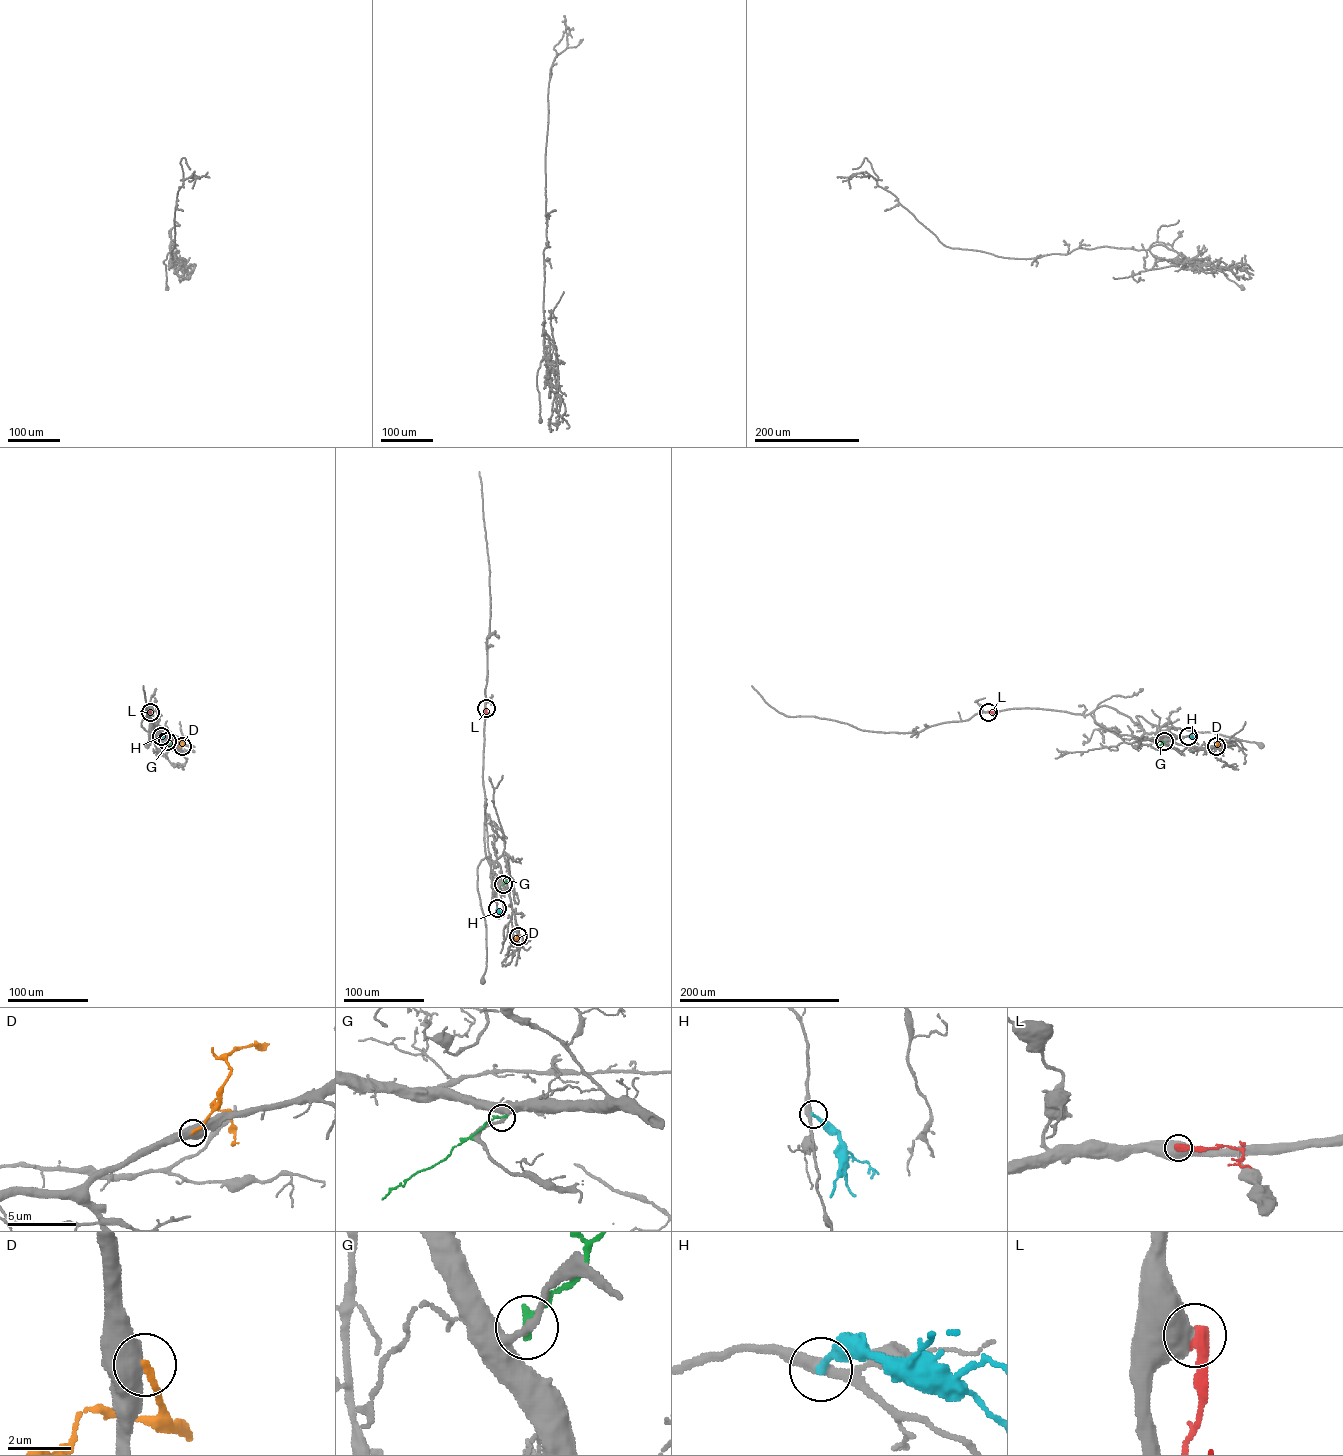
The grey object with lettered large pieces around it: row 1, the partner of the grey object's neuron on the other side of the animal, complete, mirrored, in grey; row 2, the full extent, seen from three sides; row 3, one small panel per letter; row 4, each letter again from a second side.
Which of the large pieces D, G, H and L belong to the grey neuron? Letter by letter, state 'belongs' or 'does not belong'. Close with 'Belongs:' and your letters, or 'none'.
D: does not belong
G: does not belong
H: does not belong
L: does not belong
Belongs: none

